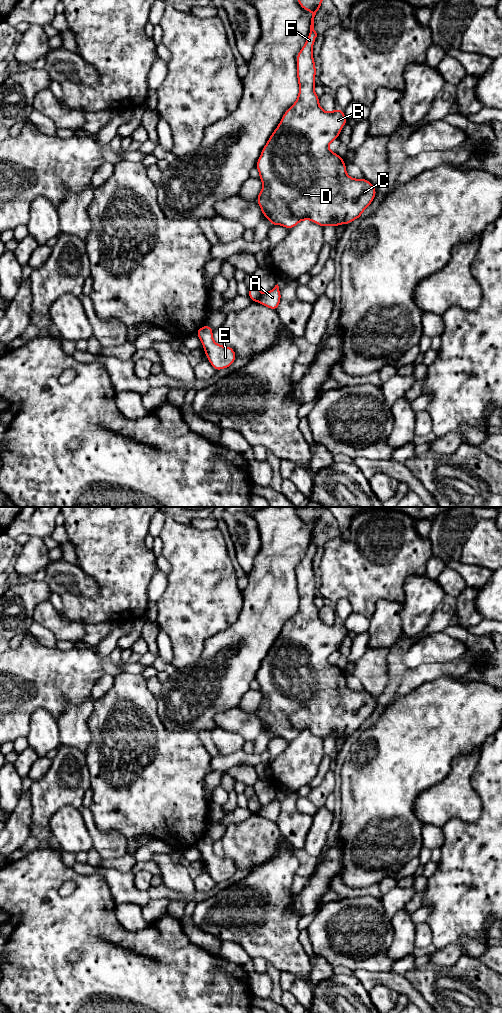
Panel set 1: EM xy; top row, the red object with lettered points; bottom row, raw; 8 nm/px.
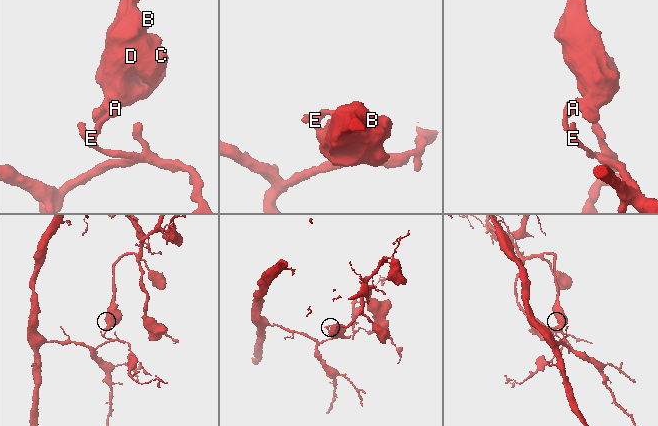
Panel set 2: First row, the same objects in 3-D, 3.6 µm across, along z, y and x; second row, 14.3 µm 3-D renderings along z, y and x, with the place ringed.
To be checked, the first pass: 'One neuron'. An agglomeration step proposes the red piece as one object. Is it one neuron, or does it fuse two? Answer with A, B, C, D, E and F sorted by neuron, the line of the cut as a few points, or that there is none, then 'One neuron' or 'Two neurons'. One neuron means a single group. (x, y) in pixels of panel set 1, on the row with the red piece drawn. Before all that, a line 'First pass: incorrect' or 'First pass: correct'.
First pass: incorrect
Groups: A E / B C D F. Split along xy (262, 294), (257, 301). Two neurons

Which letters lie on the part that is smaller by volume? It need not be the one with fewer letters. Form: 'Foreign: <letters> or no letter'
Foreign: B, C, D, F

